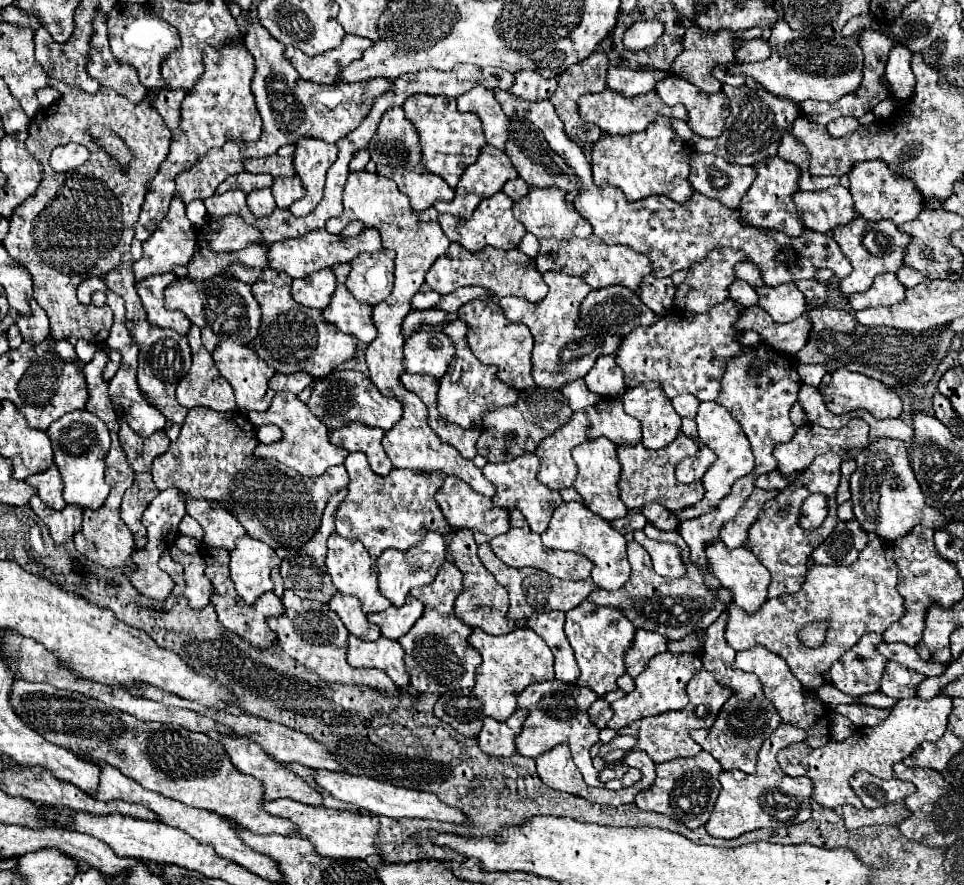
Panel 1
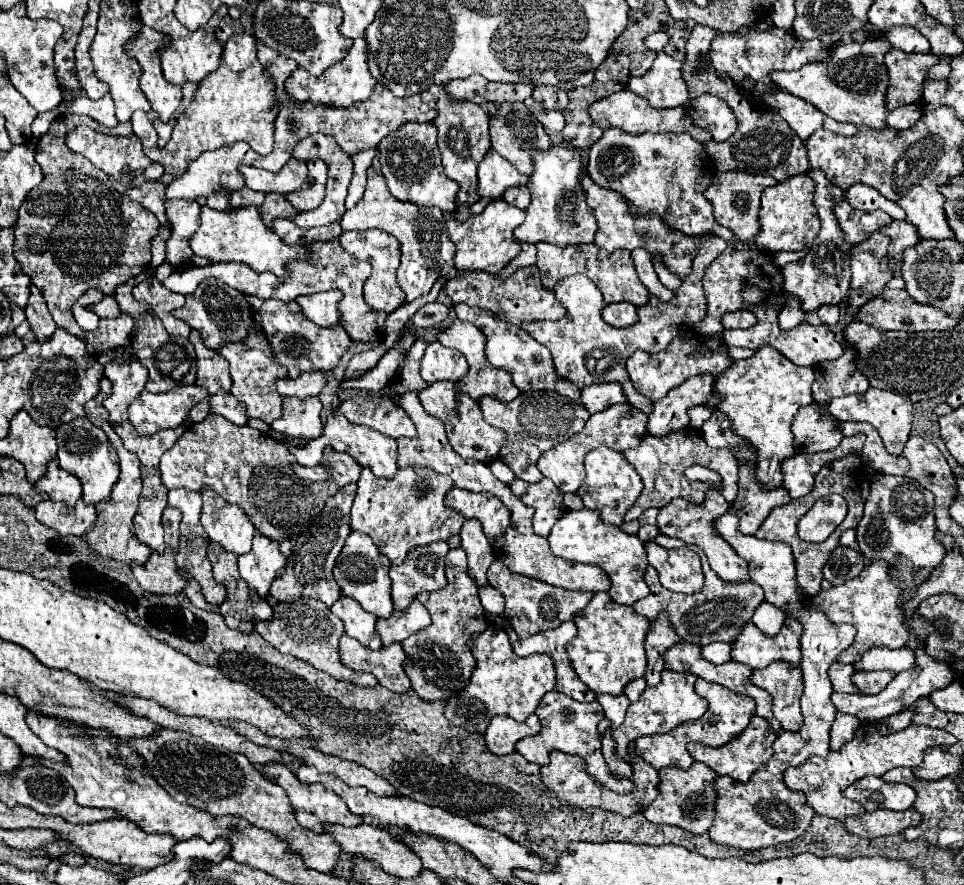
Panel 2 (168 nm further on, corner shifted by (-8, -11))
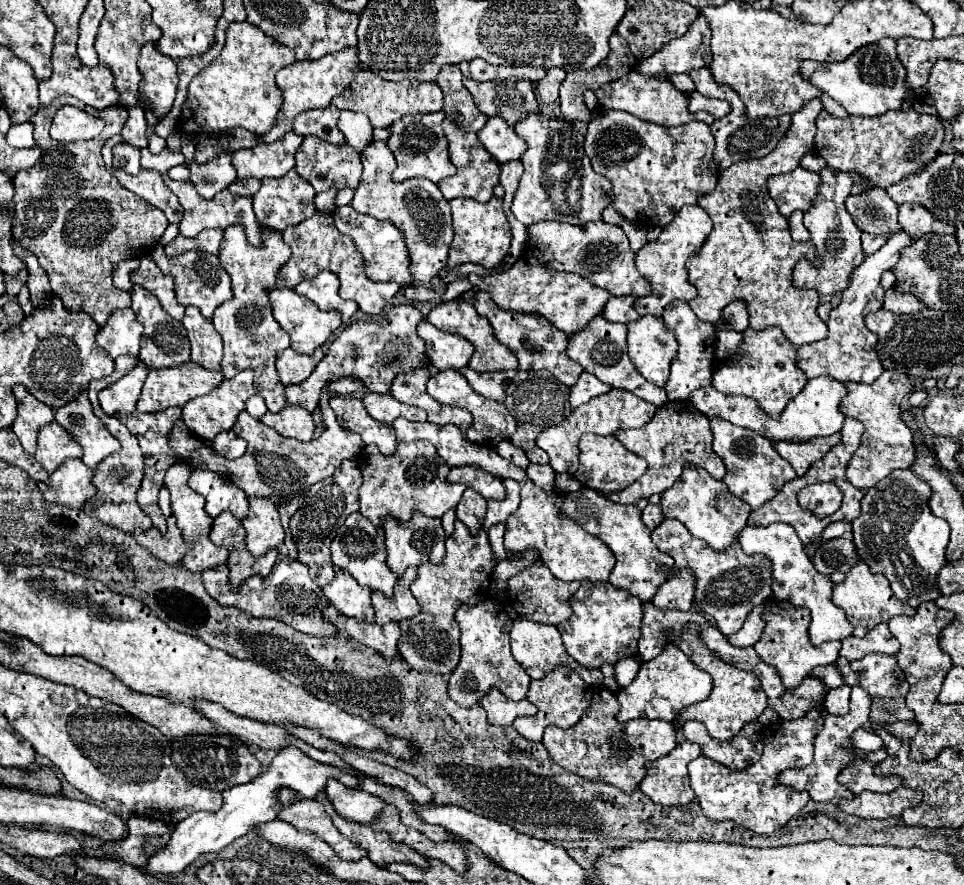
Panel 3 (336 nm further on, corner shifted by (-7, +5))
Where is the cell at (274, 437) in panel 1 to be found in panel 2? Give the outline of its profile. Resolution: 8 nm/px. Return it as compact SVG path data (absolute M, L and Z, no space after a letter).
M331 414L327 418L327 424L325 424L325 430L323 430L323 436L317 438L317 440L309 440L305 446L295 446L287 440L277 440L277 442L283 442L285 448L291 450L291 454L295 456L295 460L303 466L315 466L315 458L319 460L321 454L323 454L323 448L327 446L333 446L335 452L345 452L349 456L353 456L361 466L367 466L371 468L377 476L383 476L383 478L393 478L395 472L397 472L397 440L395 438L389 438L373 428L361 428L357 424L351 424L349 420L345 420L345 416L339 416L339 414Z

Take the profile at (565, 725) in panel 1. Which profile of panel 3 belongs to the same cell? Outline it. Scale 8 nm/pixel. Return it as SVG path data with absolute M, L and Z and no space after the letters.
M554 668L552 674L540 678L540 680L532 680L530 688L528 688L528 696L526 696L536 708L538 714L534 716L522 716L514 720L514 728L526 738L526 740L534 740L540 742L542 740L542 732L548 724L560 726L560 728L570 728L574 726L580 716L584 714L584 710L590 704L592 698L592 690L588 684L584 684L584 680L580 680L580 676L576 676L576 672L572 672L572 668Z

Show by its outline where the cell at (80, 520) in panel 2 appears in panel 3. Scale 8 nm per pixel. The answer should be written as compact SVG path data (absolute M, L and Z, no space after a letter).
M80 458L66 460L62 468L50 474L48 484L38 482L40 492L48 502L58 502L70 508L82 508L88 498L96 494L92 482L92 470L82 464Z

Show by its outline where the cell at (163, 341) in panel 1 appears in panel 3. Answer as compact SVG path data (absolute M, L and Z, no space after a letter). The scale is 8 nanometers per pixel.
M134 286L130 290L132 296L132 310L136 318L144 324L144 334L142 334L142 350L140 350L140 360L148 368L172 368L182 362L190 360L190 342L184 332L184 326L176 322L172 316L164 312L160 302L142 286Z

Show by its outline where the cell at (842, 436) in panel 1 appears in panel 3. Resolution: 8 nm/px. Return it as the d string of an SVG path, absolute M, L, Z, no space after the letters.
M832 434L832 436L818 436L812 440L802 440L802 442L780 440L780 442L774 442L774 448L784 460L792 464L798 476L804 476L808 466L820 460L838 442L840 442L840 434Z

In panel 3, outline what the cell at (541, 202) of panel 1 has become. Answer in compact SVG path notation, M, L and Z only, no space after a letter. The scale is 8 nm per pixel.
M530 112L524 120L514 124L514 130L526 140L528 148L520 156L524 174L520 178L512 212L516 220L530 226L540 220L554 220L566 224L586 224L600 220L602 210L612 204L612 184L596 174L584 154L584 136L566 120L546 118L540 112Z

